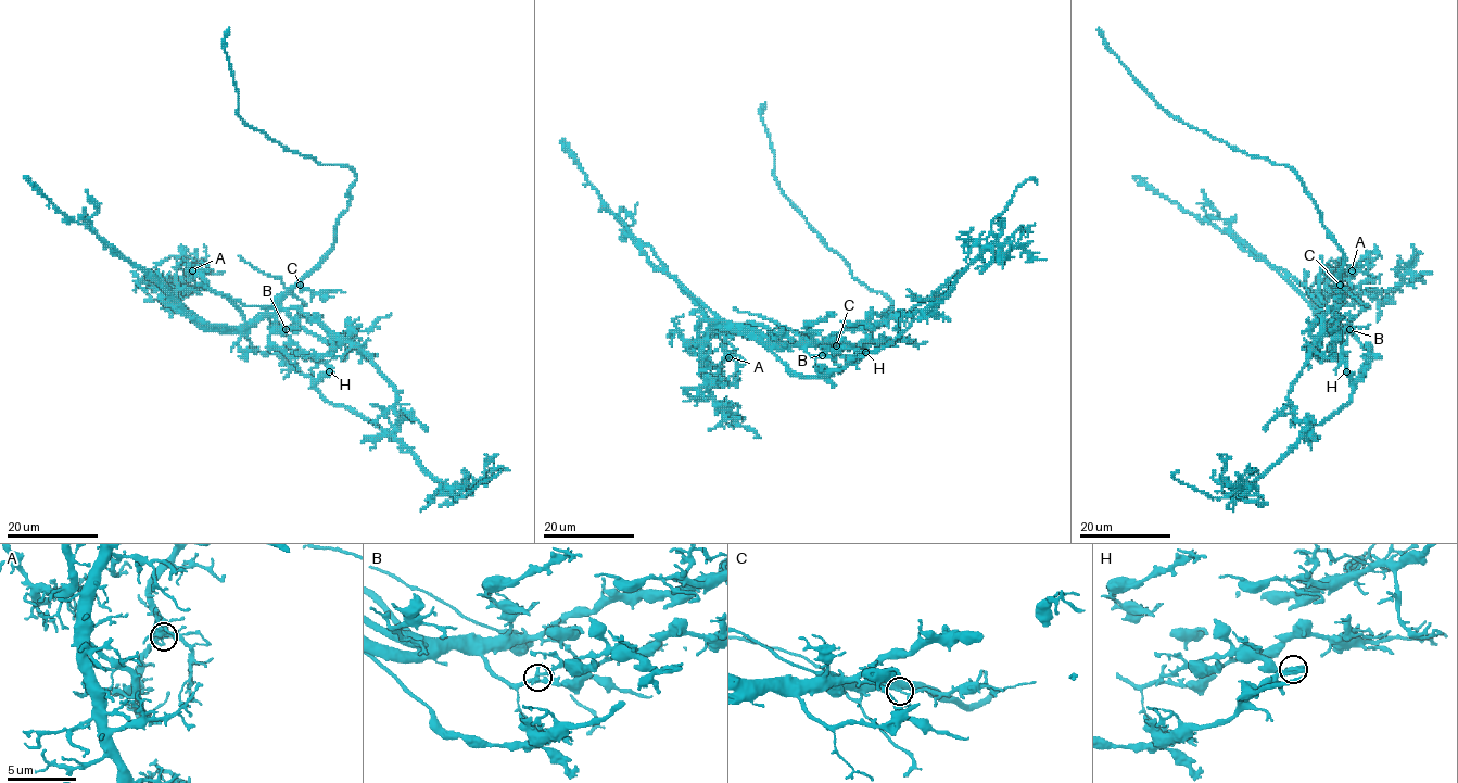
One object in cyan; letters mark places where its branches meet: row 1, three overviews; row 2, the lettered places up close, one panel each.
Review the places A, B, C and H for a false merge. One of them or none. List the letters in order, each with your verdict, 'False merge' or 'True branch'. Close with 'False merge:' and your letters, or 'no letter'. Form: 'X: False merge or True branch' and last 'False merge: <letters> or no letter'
A: True branch
B: True branch
C: True branch
H: False merge
False merge: H

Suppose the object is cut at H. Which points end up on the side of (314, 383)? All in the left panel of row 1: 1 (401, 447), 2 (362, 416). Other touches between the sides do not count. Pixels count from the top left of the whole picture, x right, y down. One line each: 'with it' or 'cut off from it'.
1: with it
2: with it

